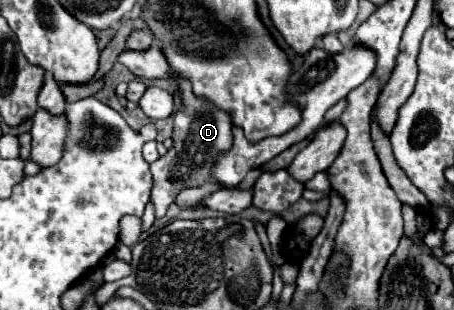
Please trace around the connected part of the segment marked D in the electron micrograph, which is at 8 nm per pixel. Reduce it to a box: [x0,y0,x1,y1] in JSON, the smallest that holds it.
[151,80,231,218]

